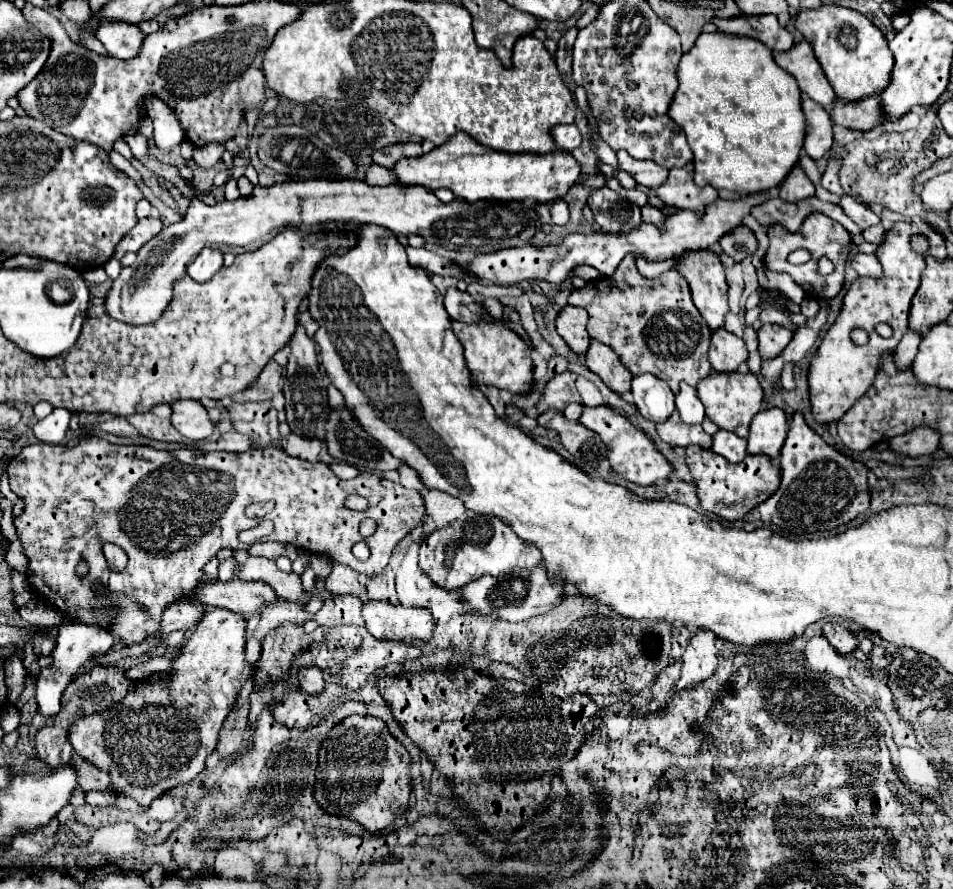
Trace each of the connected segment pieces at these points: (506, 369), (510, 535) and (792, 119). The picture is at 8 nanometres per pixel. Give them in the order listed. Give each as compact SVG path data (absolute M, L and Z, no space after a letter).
M454 321L454 333L464 347L464 357L474 381L478 385L492 385L496 389L506 389L510 393L522 395L532 389L532 349L514 331L506 329L502 323L458 323Z
M466 511L454 523L436 529L428 535L420 545L420 567L422 571L444 589L460 589L470 581L480 579L482 575L500 575L510 573L516 567L534 569L542 561L540 551L522 541L502 519L492 515L480 515L474 511Z
M702 33L696 39L696 45L682 55L680 65L678 65L678 79L680 79L680 87L674 95L674 101L670 105L670 117L684 129L690 149L694 151L694 183L700 187L712 185L714 189L728 189L728 191L736 191L740 195L752 195L752 193L760 193L760 191L770 191L776 189L784 183L786 175L792 171L792 167L798 163L800 159L800 151L804 145L804 135L806 135L806 117L802 113L802 99L800 99L800 89L794 81L792 75L788 75L784 69L780 69L772 57L772 51L750 37L730 37L730 35L712 35L712 33Z

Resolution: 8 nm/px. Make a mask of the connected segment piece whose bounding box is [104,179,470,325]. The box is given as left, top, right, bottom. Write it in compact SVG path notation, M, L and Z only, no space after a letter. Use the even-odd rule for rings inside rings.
M306 179L306 181L286 181L272 187L256 185L248 197L236 201L222 201L214 207L204 205L200 199L190 195L190 209L180 223L162 229L152 241L148 241L140 251L134 265L124 267L106 295L106 313L128 325L148 325L160 319L166 305L172 299L172 285L176 279L184 277L184 267L194 261L194 257L208 247L246 247L260 237L268 235L272 229L280 227L300 227L310 229L314 225L326 223L374 223L388 227L392 233L400 235L420 235L426 241L436 237L436 223L446 219L458 219L470 205L462 199L452 203L442 203L434 191L426 191L420 185L386 185L370 187L358 179Z

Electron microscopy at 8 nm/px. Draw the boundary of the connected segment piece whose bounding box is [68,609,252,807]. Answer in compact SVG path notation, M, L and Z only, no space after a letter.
M226 609L206 611L204 619L196 625L194 633L182 645L180 655L172 659L168 681L140 681L128 685L126 697L102 713L82 715L70 725L68 739L74 751L90 765L110 775L110 789L120 797L132 797L140 807L150 807L156 797L166 791L192 781L204 769L208 755L218 745L218 733L224 719L234 709L238 695L208 695L208 693L238 693L244 681L250 677L252 667L244 659L246 621L238 613Z

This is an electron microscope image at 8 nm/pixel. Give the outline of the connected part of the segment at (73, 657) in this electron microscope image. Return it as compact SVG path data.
M64 625L60 627L60 635L56 641L56 649L52 651L54 663L46 669L42 669L40 677L36 679L36 703L38 703L38 713L42 717L56 717L60 711L60 697L66 689L66 685L72 681L72 677L78 673L80 667L84 667L94 655L106 653L114 645L114 637L106 629L96 629L96 625Z

